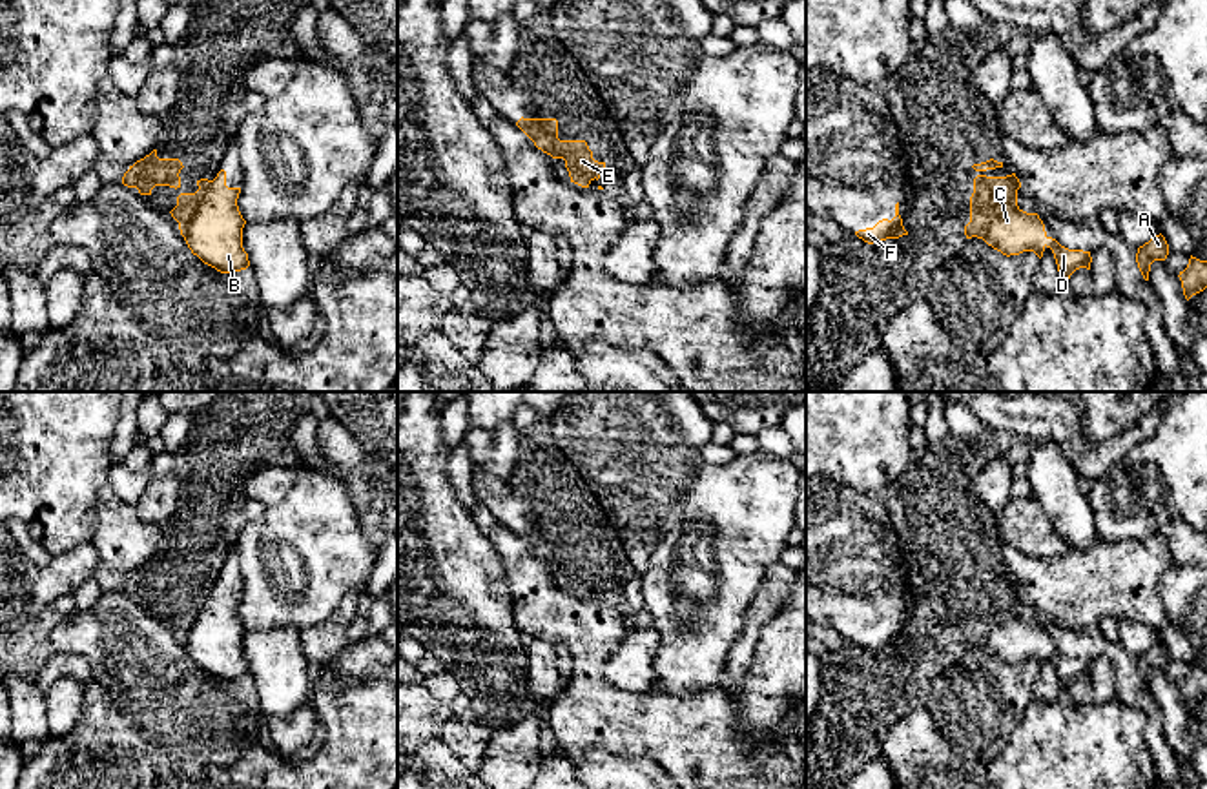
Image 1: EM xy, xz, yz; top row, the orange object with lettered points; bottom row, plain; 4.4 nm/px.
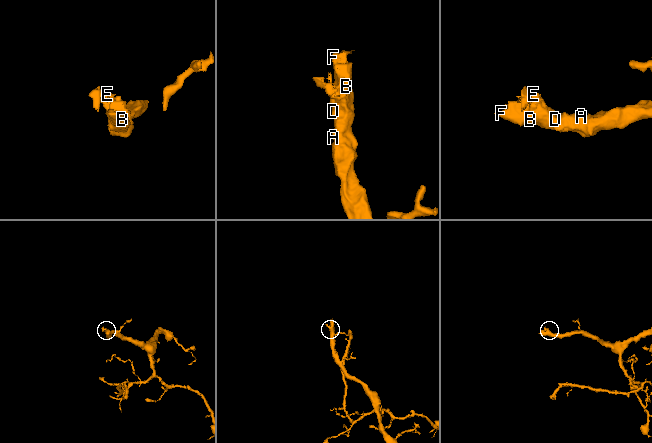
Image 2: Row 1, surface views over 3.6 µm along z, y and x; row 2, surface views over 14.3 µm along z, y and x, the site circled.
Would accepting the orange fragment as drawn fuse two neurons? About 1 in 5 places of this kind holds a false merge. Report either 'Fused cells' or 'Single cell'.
Single cell

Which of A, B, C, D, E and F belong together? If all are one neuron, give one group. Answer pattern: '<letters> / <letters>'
A B C D E F

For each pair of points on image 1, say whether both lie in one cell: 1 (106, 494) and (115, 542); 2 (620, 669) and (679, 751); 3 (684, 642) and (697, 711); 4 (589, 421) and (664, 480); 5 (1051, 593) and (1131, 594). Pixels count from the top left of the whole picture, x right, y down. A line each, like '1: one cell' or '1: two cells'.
1: one cell
2: two cells
3: two cells
4: one cell
5: one cell

